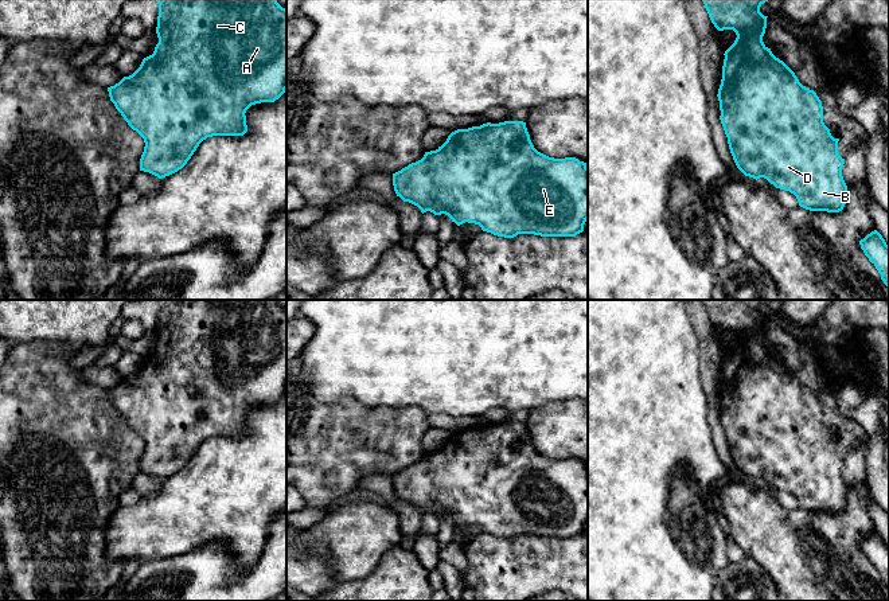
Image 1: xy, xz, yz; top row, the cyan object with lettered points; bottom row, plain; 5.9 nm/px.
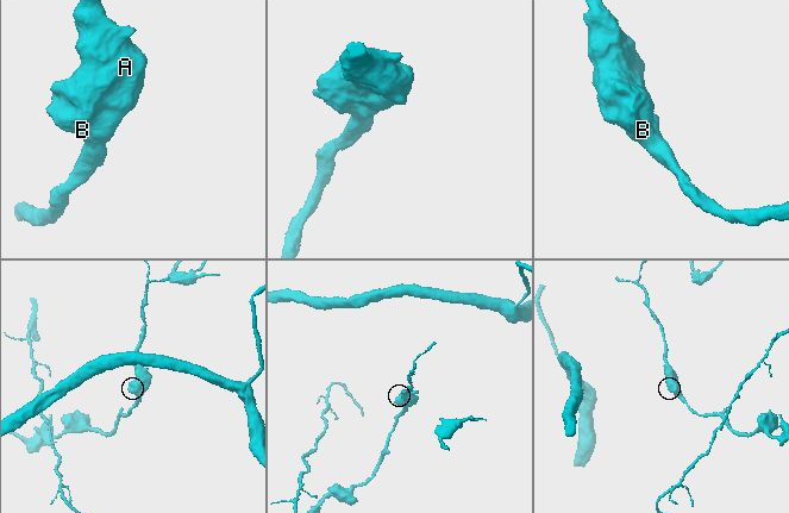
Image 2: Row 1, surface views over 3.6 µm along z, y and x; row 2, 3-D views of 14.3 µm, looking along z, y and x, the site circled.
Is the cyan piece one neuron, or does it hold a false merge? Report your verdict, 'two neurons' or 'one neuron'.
one neuron

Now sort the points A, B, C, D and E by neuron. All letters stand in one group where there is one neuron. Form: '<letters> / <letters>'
A B C D E

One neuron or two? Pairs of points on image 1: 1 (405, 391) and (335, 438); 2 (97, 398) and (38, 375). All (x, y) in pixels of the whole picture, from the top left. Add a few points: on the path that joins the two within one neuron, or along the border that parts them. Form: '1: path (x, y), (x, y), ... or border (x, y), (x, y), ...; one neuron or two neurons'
1: border (350, 397), (373, 409), (410, 406); two neurons
2: path (82, 398), (61, 398), (53, 390); one neuron

